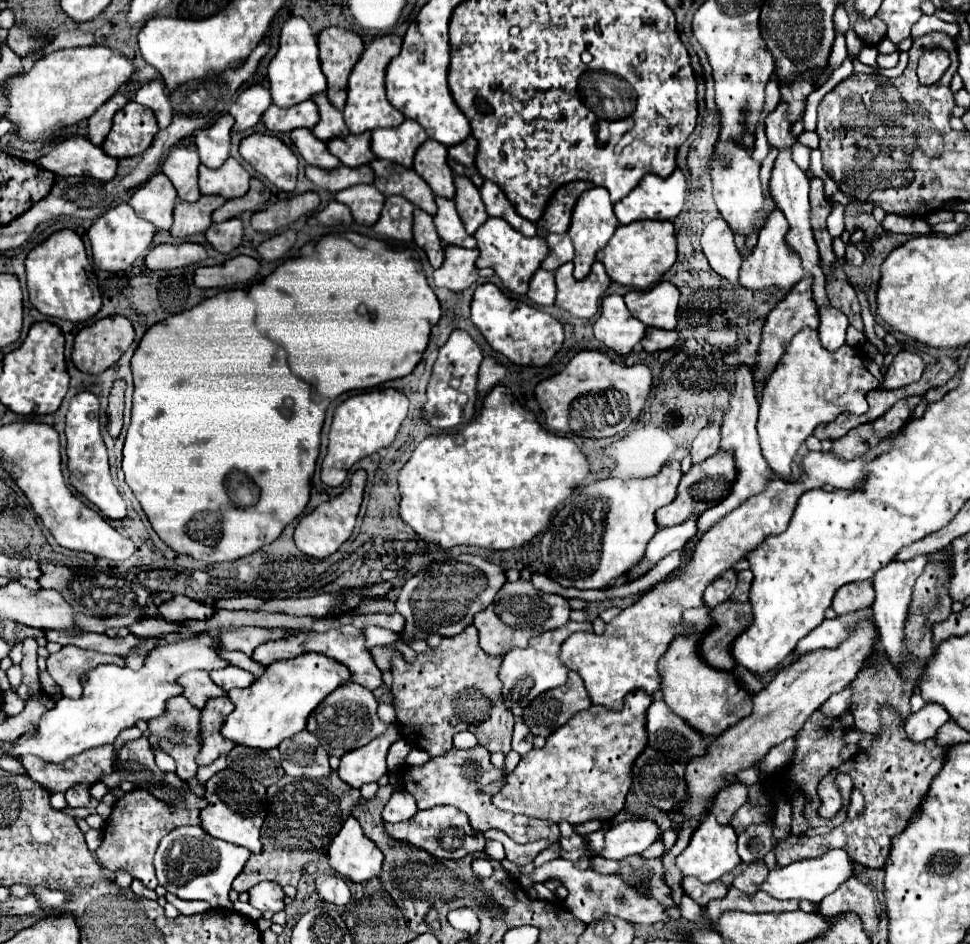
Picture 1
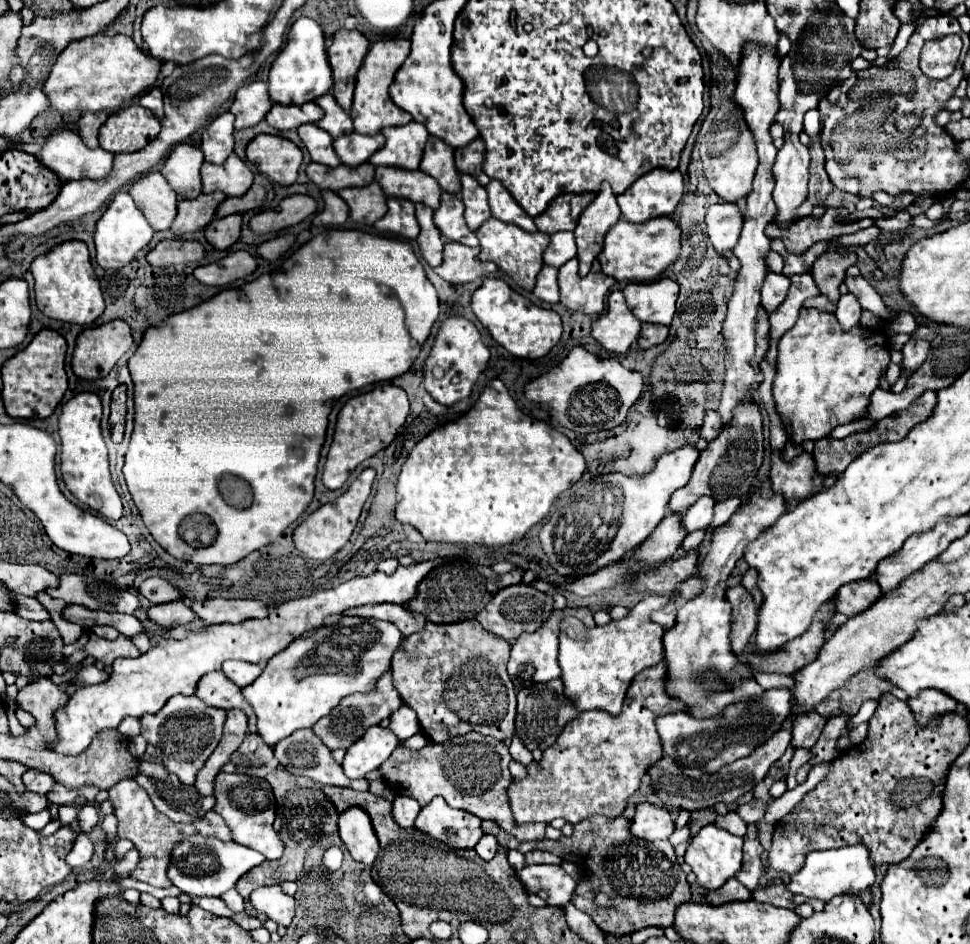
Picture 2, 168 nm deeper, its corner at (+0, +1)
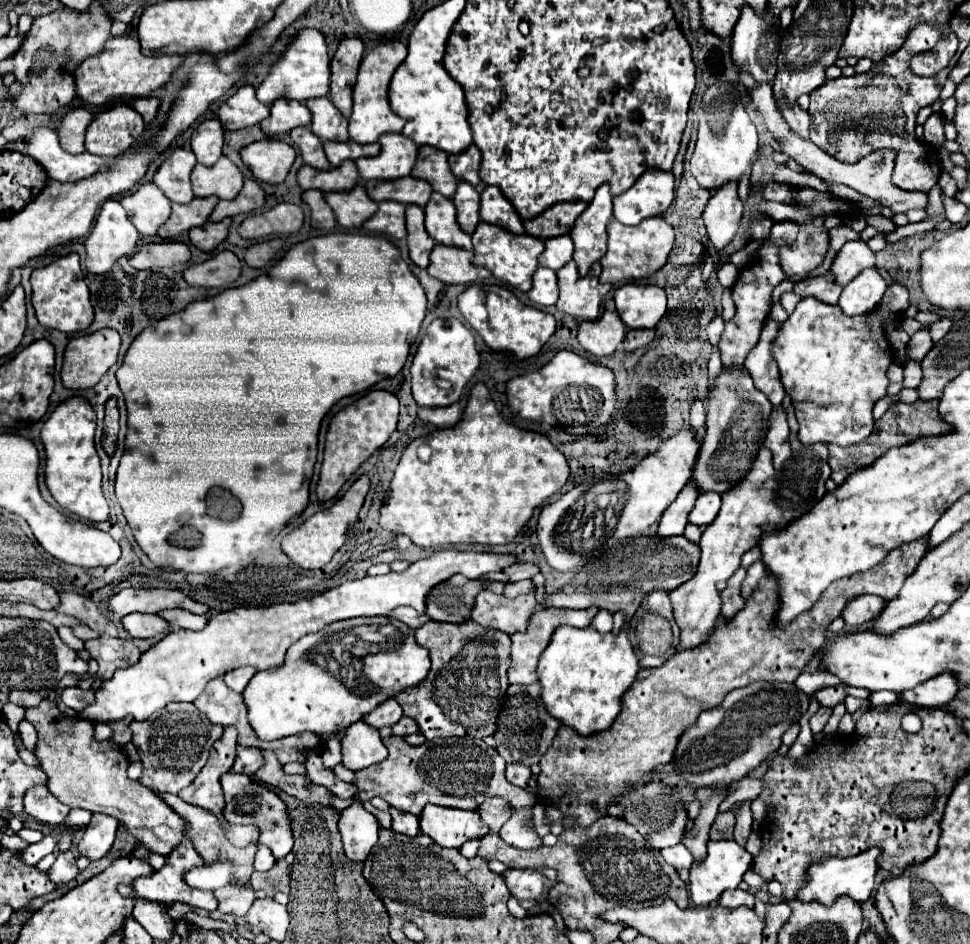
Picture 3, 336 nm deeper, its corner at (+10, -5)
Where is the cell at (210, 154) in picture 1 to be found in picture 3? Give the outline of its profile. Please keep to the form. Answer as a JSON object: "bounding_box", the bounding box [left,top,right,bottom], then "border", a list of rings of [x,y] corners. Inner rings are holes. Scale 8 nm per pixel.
{"bounding_box":[190,117,224,165],"border":[[[216,117],[204,119],[190,137],[192,151],[202,165],[214,165],[222,157],[222,145],[224,145],[224,129]]]}

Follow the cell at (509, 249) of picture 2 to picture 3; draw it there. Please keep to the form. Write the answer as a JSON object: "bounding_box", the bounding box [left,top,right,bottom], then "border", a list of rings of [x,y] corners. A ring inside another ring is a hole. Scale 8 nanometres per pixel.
{"bounding_box":[472,221,544,291],"border":[[[480,221],[476,231],[472,233],[472,243],[474,243],[474,257],[472,257],[474,265],[490,269],[496,279],[520,291],[530,291],[532,275],[538,269],[538,255],[544,251],[544,241],[540,237],[532,237],[526,233],[514,235],[502,227]]]}

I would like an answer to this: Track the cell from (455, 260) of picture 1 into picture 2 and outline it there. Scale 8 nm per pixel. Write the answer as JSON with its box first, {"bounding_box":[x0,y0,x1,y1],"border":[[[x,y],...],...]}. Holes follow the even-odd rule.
{"bounding_box":[434,241,482,283],"border":[[[448,241],[444,245],[444,263],[434,271],[448,283],[470,283],[482,275],[478,253],[478,247],[466,247],[462,243]]]}

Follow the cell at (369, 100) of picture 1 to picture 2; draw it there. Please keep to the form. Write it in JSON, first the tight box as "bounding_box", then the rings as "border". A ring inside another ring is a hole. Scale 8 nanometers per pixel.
{"bounding_box":[350,39,412,135],"border":[[[386,39],[386,41],[376,41],[368,55],[364,57],[364,63],[356,75],[356,89],[354,89],[354,101],[350,109],[350,117],[354,121],[354,131],[362,135],[378,133],[382,127],[388,125],[406,125],[412,121],[406,111],[398,109],[388,95],[388,87],[394,79],[394,73],[400,69],[404,59],[410,53],[410,41],[408,39]]]}

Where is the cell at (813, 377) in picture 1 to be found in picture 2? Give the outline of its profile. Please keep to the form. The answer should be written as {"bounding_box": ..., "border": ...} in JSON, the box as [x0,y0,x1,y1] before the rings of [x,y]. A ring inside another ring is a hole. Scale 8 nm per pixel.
{"bounding_box":[772,309,890,445],"border":[[[800,309],[796,325],[778,341],[776,377],[772,383],[776,413],[782,423],[790,423],[790,429],[786,427],[788,439],[794,445],[806,439],[822,439],[834,427],[860,417],[888,363],[890,347],[884,333],[858,325],[846,333],[838,329],[834,315],[818,309]]]}

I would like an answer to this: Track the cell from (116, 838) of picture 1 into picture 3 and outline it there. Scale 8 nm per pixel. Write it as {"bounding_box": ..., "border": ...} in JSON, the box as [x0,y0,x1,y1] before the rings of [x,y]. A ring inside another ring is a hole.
{"bounding_box":[134,839,218,911],"border":[[[184,839],[184,843],[180,843],[180,847],[176,847],[176,851],[172,851],[172,855],[166,857],[166,865],[160,871],[156,871],[154,875],[150,875],[148,879],[136,879],[134,889],[136,889],[136,893],[140,897],[150,899],[150,901],[162,901],[162,903],[180,901],[180,903],[188,903],[188,905],[198,907],[198,909],[204,909],[204,911],[214,911],[218,907],[218,901],[216,901],[214,893],[210,893],[210,891],[198,891],[198,889],[190,887],[184,881],[186,871],[198,867],[200,863],[202,863],[202,857],[196,853],[196,849],[192,847],[192,843]]]}

